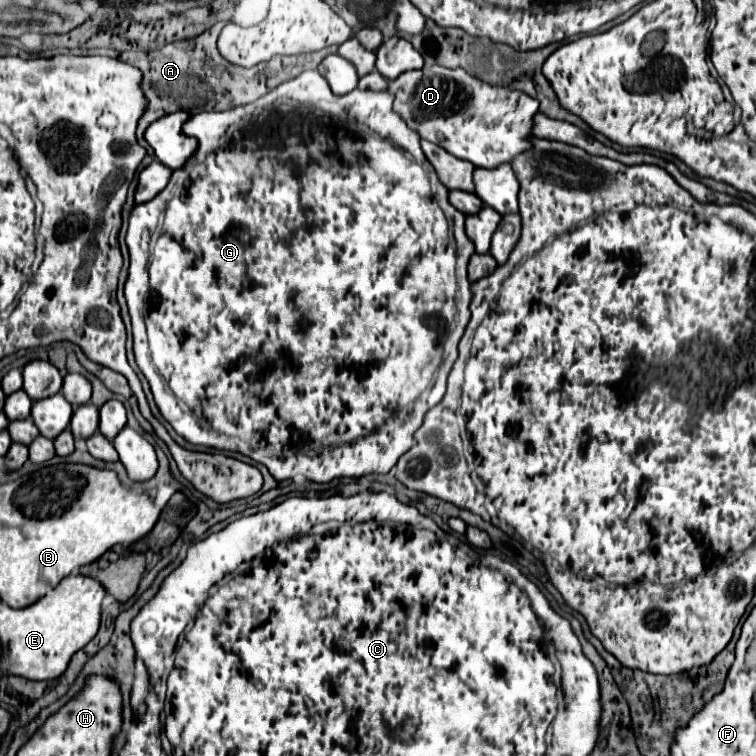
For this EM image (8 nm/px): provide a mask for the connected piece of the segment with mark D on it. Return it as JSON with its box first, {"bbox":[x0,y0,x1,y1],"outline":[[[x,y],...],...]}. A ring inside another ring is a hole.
{"bbox":[390,66,540,168],"outline":[[[446,66],[408,70],[390,84],[390,90],[396,96],[394,110],[412,130],[418,130],[424,140],[446,148],[452,156],[480,168],[498,168],[530,148],[534,116],[538,114],[540,104],[522,90],[486,84],[468,76],[464,68]]]}

